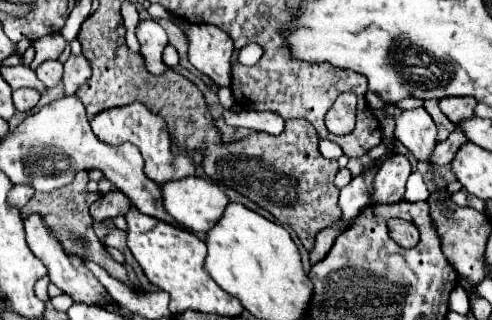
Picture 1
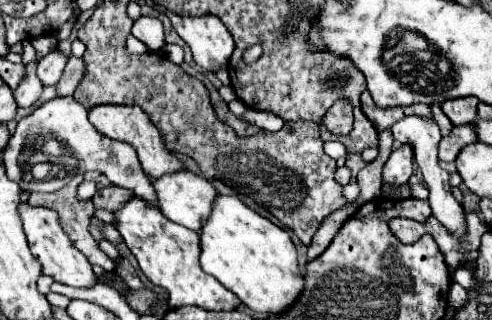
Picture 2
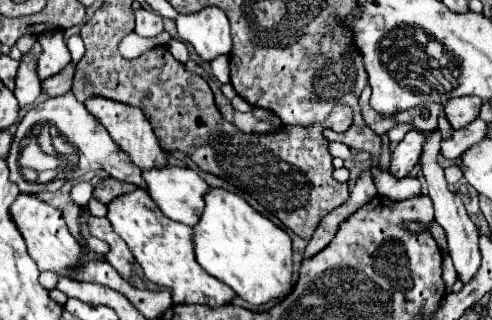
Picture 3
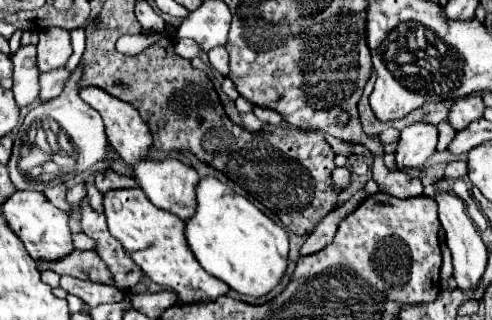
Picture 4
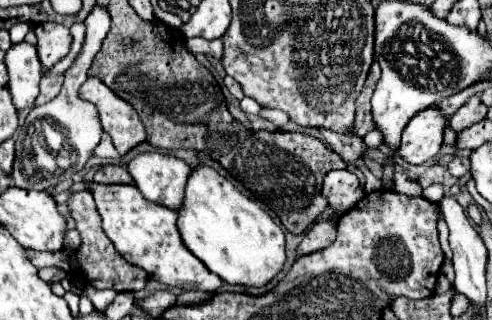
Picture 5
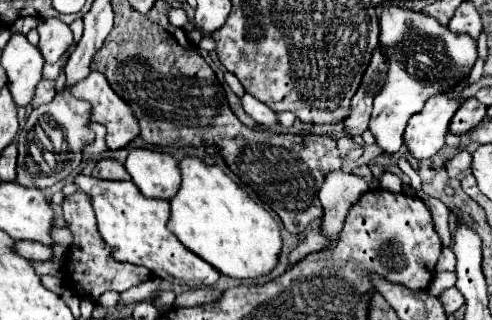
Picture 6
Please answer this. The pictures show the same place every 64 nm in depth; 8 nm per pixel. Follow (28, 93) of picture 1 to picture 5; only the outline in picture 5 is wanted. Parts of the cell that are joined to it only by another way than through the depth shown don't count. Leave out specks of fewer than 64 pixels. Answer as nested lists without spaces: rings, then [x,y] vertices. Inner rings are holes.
[[[28,42],[12,44],[4,56],[4,64],[10,76],[8,90],[12,92],[14,106],[18,110],[34,106],[34,100],[38,96],[38,82],[44,74],[36,56],[36,46]]]

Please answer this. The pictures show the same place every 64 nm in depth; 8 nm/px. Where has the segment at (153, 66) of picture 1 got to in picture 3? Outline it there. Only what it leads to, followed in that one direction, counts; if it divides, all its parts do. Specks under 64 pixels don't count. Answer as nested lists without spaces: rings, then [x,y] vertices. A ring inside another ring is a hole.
[[[146,8],[136,10],[136,34],[152,38],[162,32],[162,16],[148,12]]]

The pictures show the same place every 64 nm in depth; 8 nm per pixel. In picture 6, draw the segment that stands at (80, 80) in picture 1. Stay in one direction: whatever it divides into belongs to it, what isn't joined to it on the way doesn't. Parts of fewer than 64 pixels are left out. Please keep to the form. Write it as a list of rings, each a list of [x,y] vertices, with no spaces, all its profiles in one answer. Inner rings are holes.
[[[42,80],[42,82],[36,86],[36,94],[34,94],[30,106],[32,106],[32,108],[38,108],[38,106],[50,102],[54,96],[56,96],[56,82]]]

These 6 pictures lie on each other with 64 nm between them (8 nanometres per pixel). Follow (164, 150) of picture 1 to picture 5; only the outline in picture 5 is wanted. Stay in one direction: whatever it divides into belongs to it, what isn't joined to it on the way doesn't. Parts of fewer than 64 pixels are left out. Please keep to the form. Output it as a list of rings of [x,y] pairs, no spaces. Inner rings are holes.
[[[90,76],[80,86],[80,98],[92,102],[98,108],[100,124],[110,134],[112,144],[120,154],[126,154],[138,142],[146,140],[146,130],[136,110],[96,76]]]

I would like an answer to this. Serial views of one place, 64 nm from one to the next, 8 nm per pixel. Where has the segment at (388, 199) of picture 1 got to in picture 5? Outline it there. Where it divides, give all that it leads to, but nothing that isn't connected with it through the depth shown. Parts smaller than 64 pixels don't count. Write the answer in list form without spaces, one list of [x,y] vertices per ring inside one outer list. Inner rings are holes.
[[[438,106],[418,112],[402,132],[402,144],[398,148],[400,156],[410,164],[424,164],[434,158],[442,148],[446,124],[448,116],[444,116]]]

